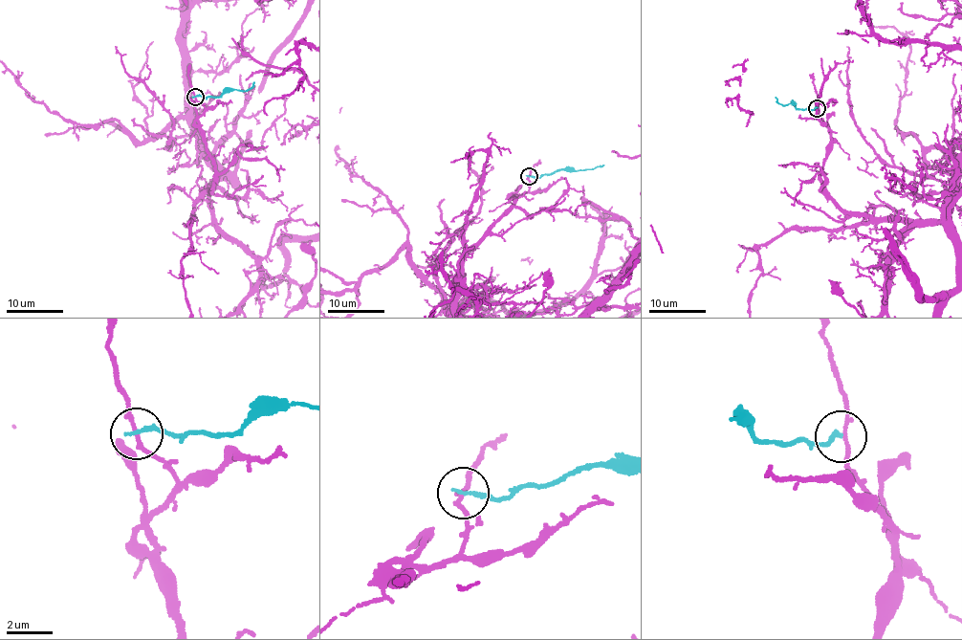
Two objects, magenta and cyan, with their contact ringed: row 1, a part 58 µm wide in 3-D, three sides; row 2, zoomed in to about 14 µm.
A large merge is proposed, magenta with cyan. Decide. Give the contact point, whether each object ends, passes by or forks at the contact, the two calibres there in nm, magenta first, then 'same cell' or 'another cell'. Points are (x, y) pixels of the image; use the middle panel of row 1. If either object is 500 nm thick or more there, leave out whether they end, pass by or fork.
(529, 176) | magenta passes by | cyan ends | 160/180 nm | another cell

